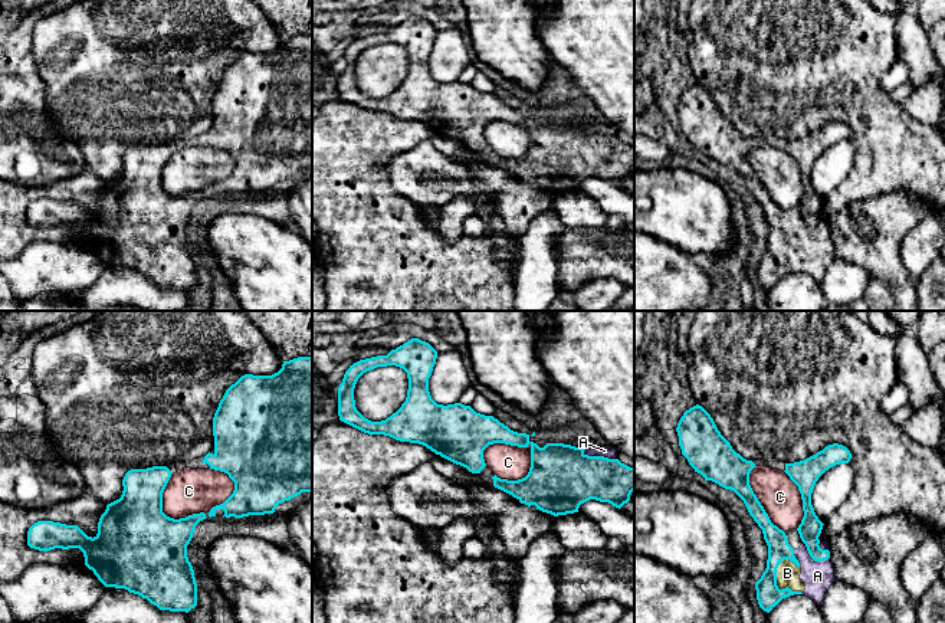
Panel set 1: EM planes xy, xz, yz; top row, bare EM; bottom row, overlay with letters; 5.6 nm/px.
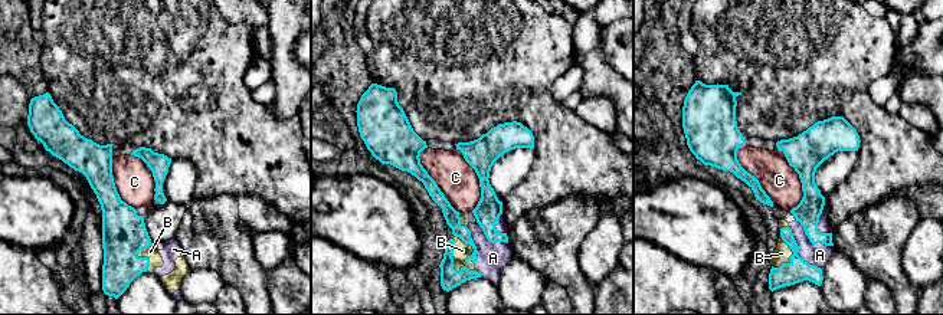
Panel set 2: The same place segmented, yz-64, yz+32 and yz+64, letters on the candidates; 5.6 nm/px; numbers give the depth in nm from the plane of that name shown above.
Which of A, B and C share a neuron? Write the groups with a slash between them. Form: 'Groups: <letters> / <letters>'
Groups: A B / C

